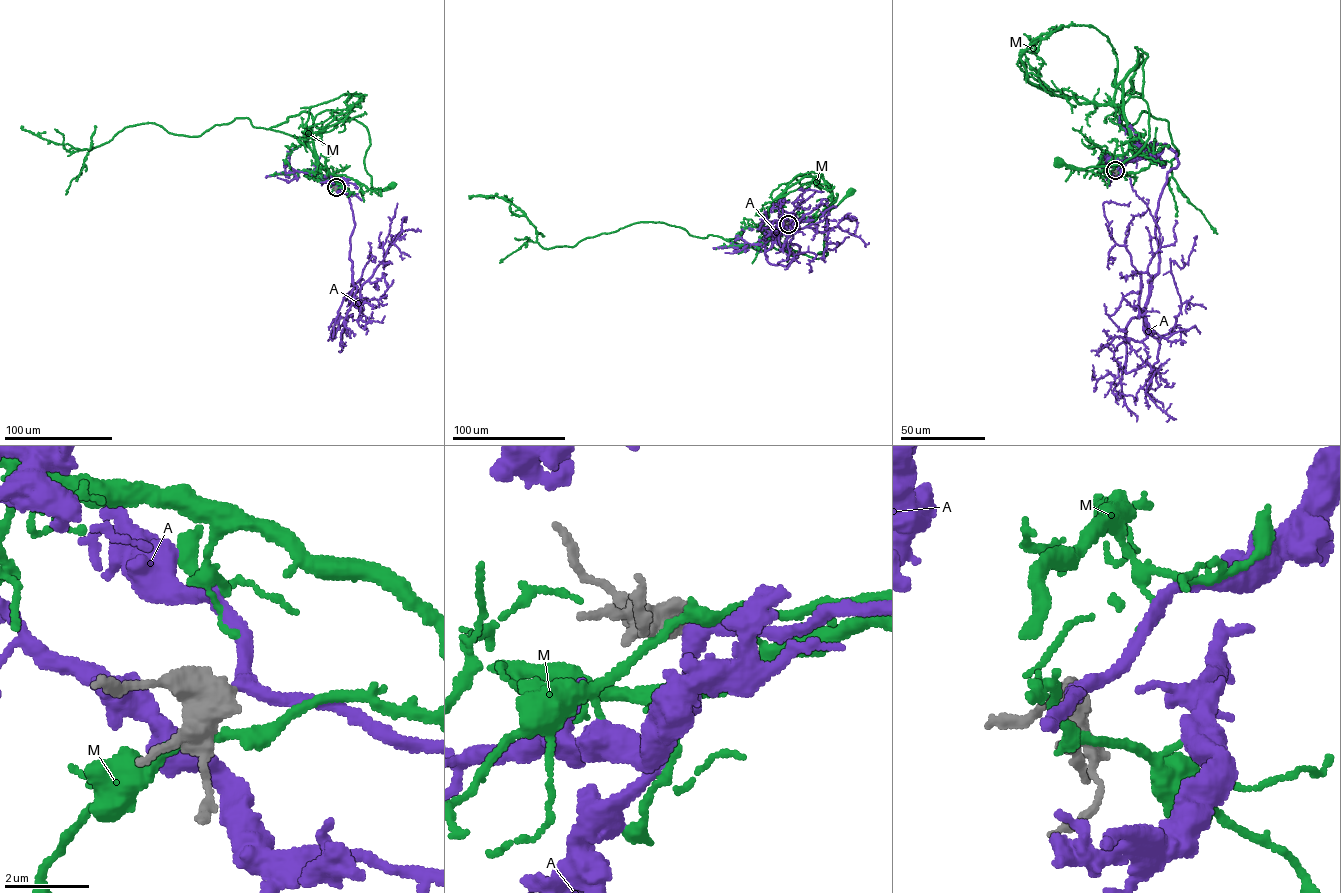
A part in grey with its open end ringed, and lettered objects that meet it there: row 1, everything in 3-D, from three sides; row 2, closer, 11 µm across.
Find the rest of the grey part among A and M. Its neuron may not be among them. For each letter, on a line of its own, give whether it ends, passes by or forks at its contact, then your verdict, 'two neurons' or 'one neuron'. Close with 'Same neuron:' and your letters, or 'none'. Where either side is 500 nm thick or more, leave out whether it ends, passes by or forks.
A: one neuron
M: it passes by | two neurons
Same neuron: A

